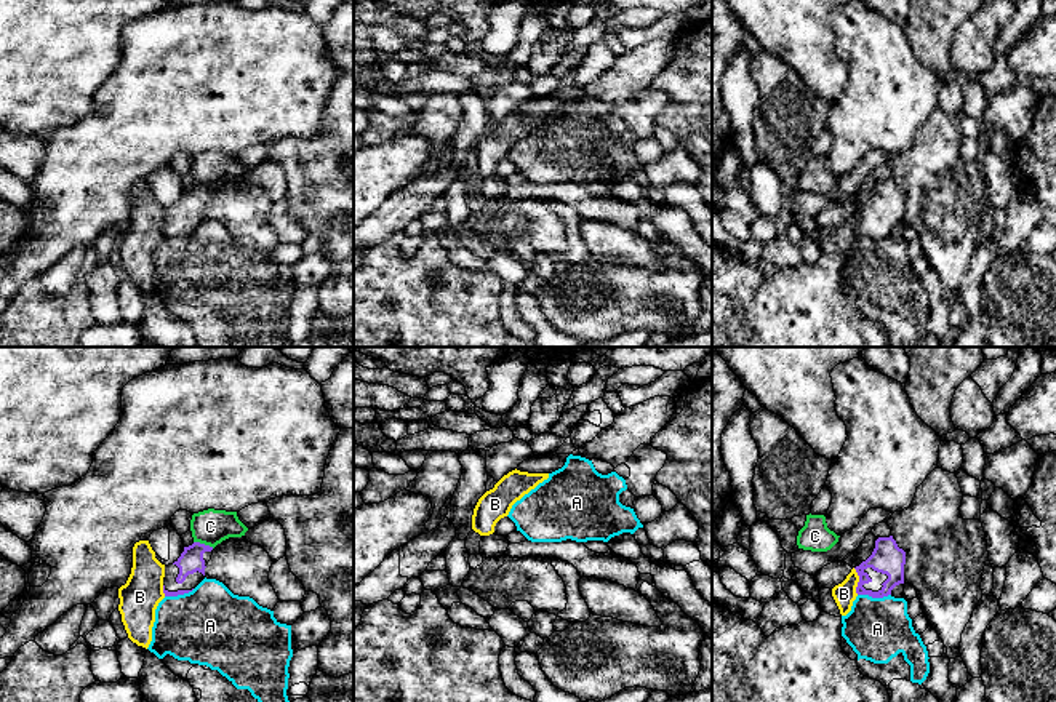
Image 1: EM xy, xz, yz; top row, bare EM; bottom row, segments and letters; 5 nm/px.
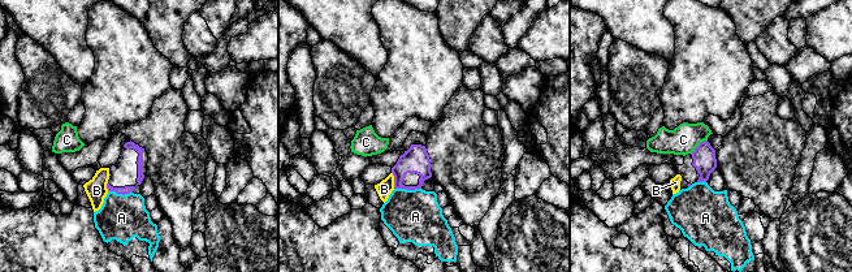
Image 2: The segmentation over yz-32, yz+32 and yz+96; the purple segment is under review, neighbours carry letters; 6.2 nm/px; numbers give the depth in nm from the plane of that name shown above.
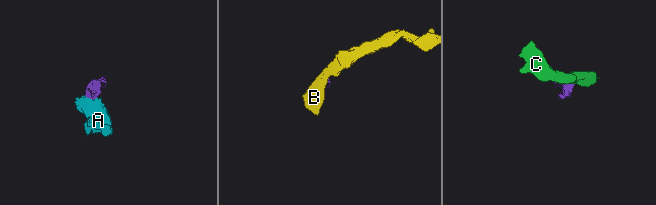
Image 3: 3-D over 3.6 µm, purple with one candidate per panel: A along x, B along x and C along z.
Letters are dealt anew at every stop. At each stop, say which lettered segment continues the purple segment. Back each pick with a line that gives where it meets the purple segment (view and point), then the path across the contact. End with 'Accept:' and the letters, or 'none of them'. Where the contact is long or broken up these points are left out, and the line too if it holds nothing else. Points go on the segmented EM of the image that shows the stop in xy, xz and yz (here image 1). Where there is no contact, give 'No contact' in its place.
Accept: none of them

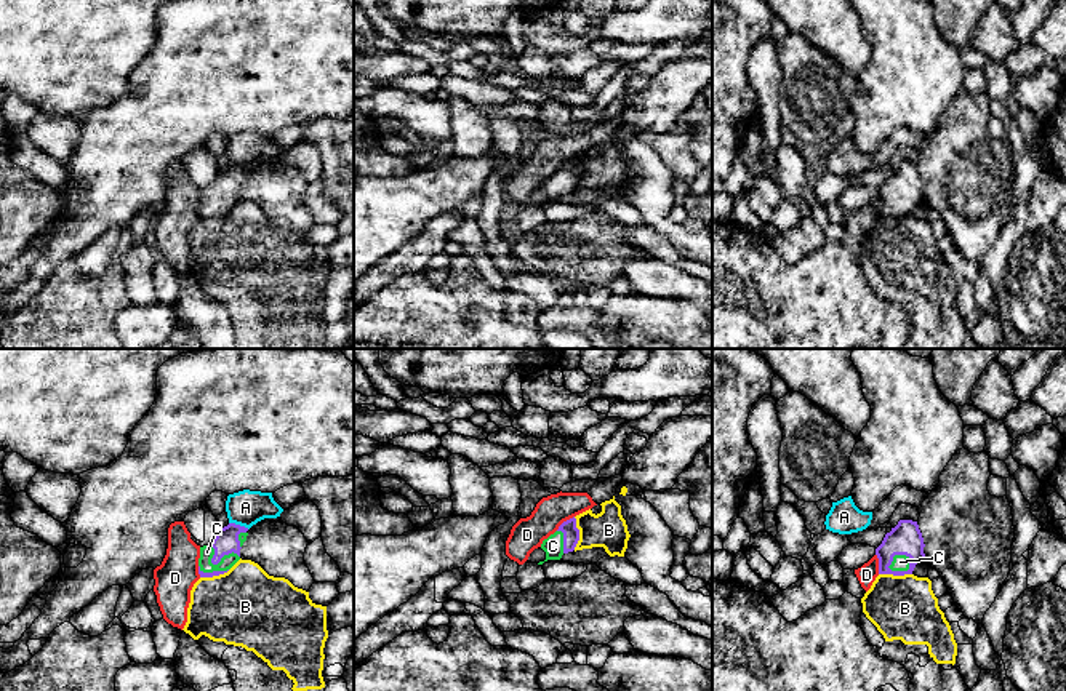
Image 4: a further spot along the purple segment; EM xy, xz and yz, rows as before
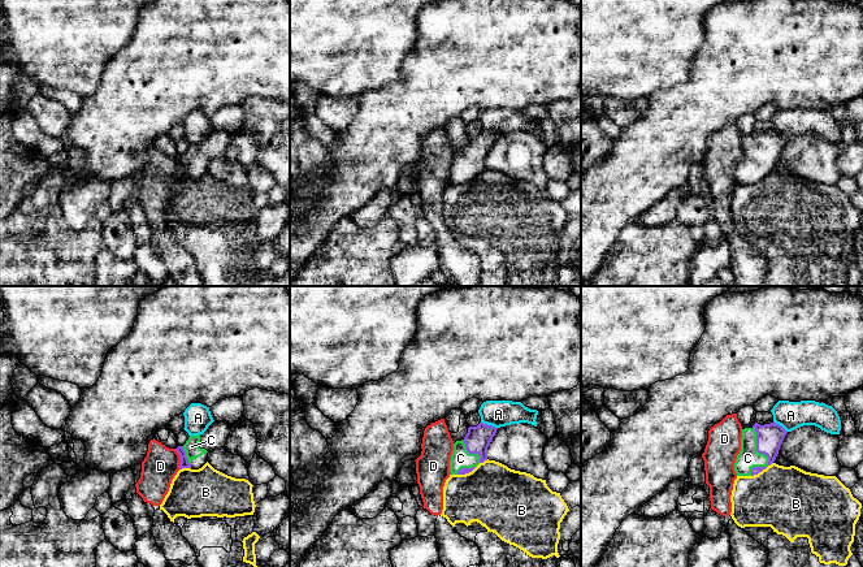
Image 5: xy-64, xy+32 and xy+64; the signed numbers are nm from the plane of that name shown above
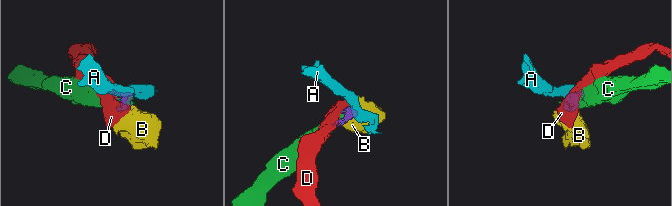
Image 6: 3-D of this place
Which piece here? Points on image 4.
C: Touches purple at yz (897, 554)
Accept: C

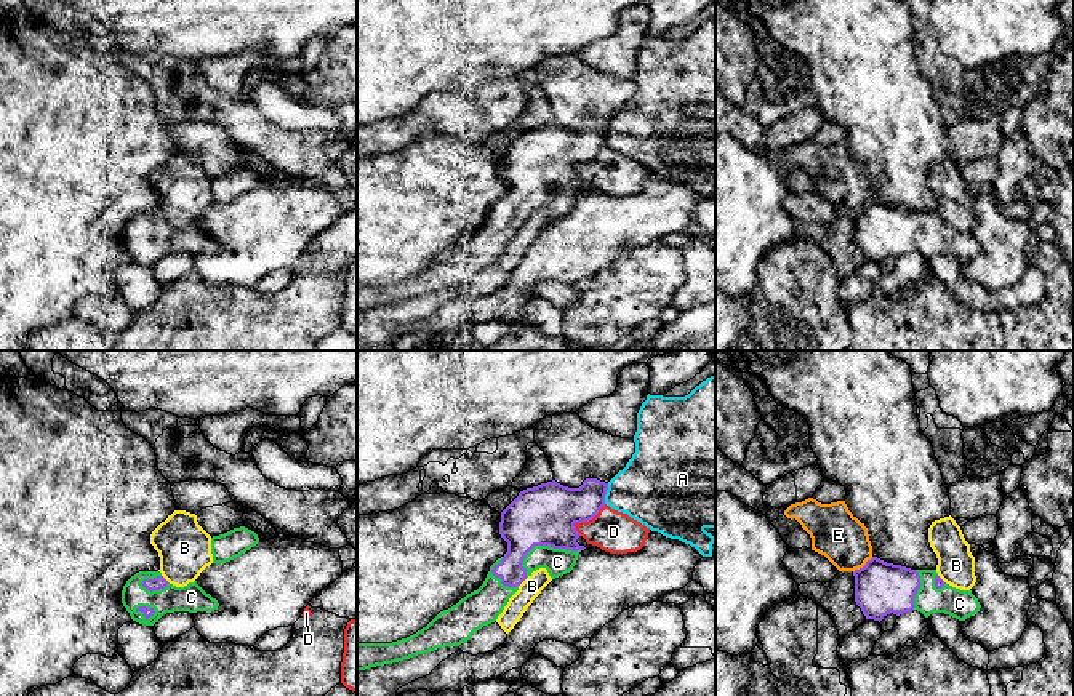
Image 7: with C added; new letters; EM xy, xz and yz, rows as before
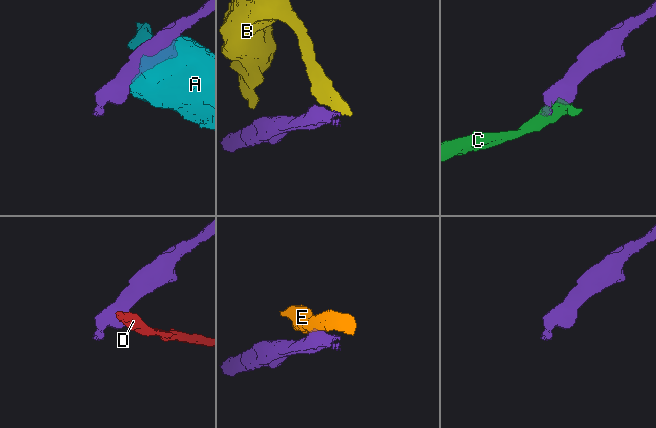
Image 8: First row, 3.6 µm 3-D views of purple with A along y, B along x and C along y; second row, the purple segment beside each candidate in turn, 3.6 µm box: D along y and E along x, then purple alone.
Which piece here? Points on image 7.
C: Touches purple at xz (548, 544)
Accept: C

